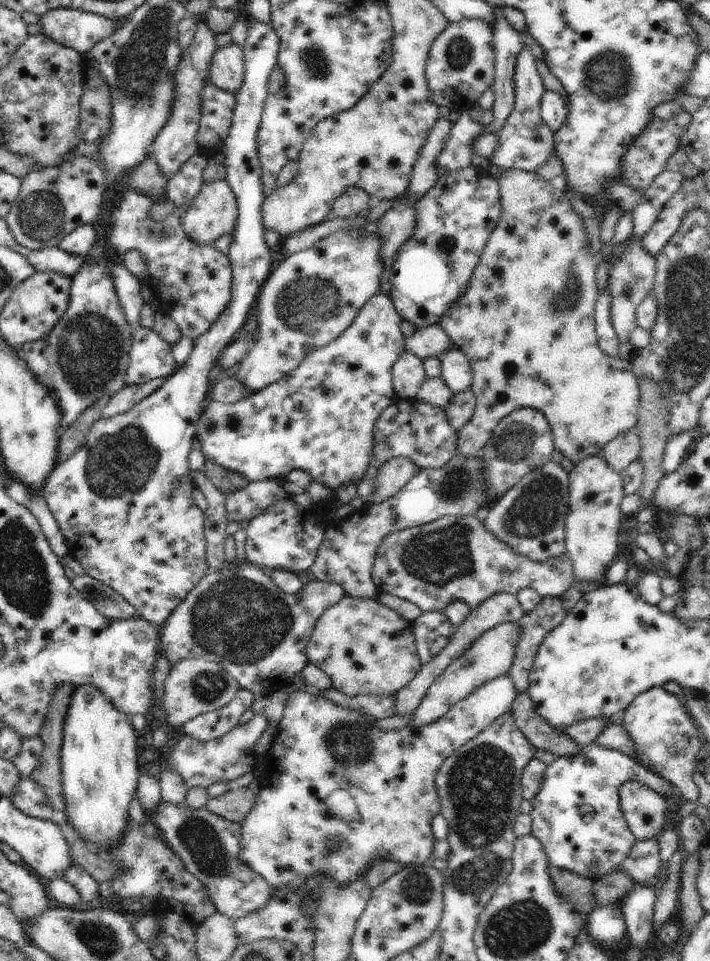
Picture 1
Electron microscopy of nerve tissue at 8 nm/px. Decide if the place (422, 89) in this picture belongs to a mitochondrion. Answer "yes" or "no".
no

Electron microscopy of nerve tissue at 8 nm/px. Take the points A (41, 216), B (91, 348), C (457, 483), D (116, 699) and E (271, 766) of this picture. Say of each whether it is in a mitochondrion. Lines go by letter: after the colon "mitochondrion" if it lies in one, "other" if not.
A: mitochondrion
B: mitochondrion
C: mitochondrion
D: other
E: other

